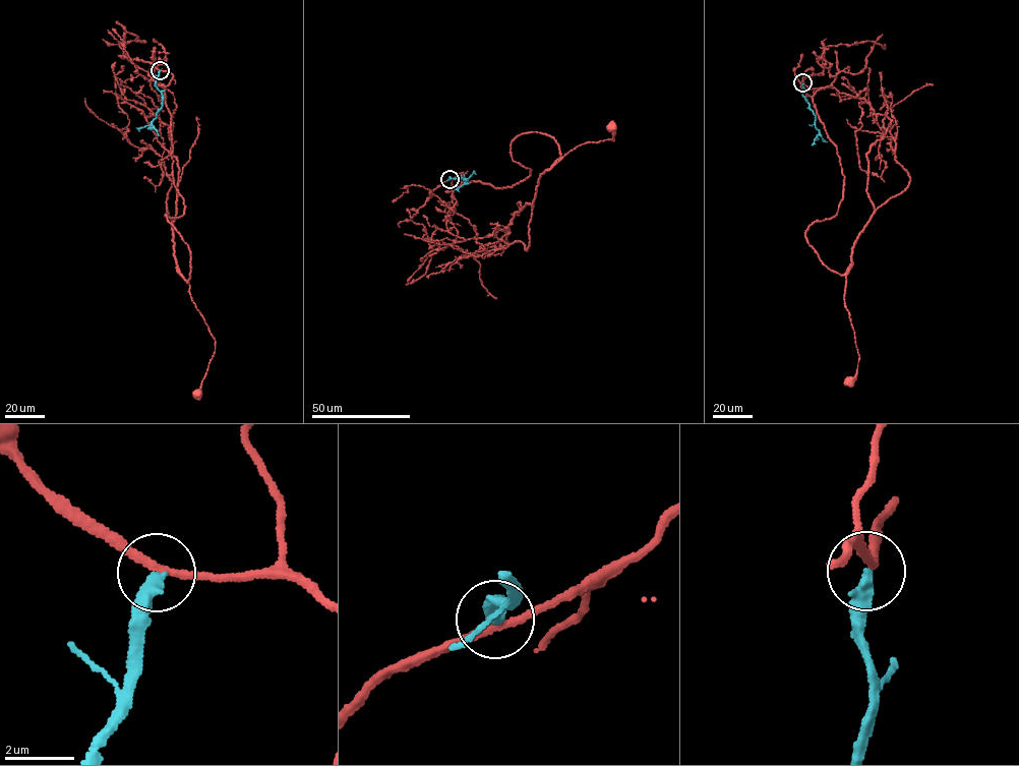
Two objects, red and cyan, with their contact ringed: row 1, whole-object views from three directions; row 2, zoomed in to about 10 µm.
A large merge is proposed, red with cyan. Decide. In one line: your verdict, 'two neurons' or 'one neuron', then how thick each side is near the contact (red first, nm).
two neurons | 240/400 nm

